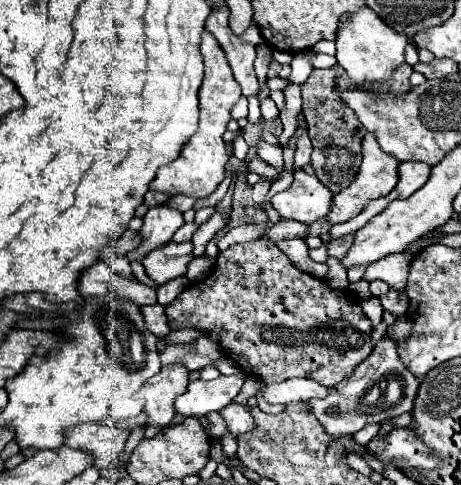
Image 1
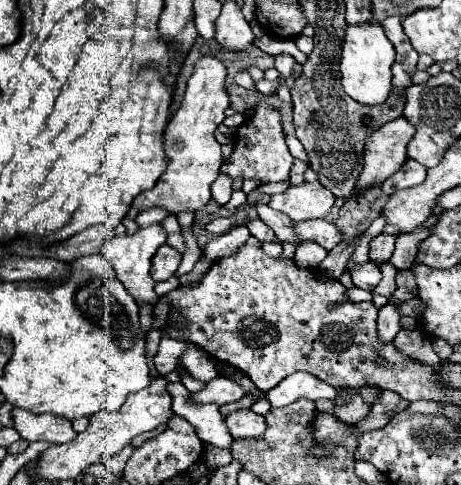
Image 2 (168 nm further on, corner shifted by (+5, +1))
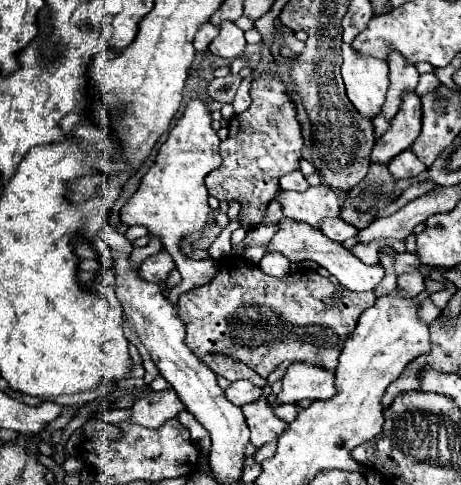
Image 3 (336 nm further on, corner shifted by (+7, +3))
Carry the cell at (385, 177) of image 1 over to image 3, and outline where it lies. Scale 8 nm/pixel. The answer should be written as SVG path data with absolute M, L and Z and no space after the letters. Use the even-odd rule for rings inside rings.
M409 92L401 98L401 108L391 120L391 128L375 142L371 162L387 164L397 152L407 150L421 132L421 98Z

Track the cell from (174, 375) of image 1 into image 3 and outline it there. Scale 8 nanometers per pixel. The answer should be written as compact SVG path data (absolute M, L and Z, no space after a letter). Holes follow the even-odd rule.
M173 388L163 392L149 392L141 396L131 408L131 422L141 424L145 428L159 428L163 422L177 418L179 412L185 410L185 404L177 398Z

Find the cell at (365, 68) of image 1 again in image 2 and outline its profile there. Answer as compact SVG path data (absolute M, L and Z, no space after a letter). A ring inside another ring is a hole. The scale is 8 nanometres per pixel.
M359 22L359 26L347 26L339 64L343 90L361 104L383 104L391 90L393 60L395 48L385 38L385 30L379 22Z

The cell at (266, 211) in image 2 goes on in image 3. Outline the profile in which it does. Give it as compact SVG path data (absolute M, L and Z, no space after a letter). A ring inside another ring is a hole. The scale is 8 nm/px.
M283 218L279 222L279 230L275 232L275 236L271 238L267 252L279 252L283 254L289 262L303 262L303 260L313 260L319 266L327 268L329 274L333 274L341 286L361 292L361 290L375 290L375 286L383 280L383 268L381 266L367 266L363 264L359 258L355 258L347 248L343 248L341 244L325 238L317 228L311 228L309 224L301 224L297 220L291 218Z

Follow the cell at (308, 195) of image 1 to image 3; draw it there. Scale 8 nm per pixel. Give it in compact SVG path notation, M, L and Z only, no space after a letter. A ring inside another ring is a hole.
M311 186L305 192L279 192L283 214L297 222L305 222L319 228L321 220L337 218L341 204L337 194L329 186Z

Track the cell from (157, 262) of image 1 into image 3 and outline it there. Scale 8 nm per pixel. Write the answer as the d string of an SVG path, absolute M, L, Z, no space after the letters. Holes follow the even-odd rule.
M161 250L153 256L149 256L141 266L139 266L139 278L145 282L153 282L159 284L163 280L167 280L169 272L175 268L173 258L167 254L167 250Z

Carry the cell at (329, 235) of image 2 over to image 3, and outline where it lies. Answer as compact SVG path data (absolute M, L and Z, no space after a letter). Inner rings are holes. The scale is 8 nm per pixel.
M329 218L329 220L323 220L321 222L321 230L323 234L329 238L329 240L335 240L335 242L343 242L347 238L353 238L357 236L357 228L353 228L351 224L347 224L345 220L341 218Z

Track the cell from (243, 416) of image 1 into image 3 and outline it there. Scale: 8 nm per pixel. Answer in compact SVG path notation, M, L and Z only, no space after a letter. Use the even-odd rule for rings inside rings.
M265 398L255 404L245 404L243 414L251 430L251 442L255 444L255 448L277 440L287 430L287 422L273 414L273 408Z

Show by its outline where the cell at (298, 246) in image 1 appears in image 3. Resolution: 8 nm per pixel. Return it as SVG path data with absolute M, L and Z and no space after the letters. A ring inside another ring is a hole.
M271 200L271 204L267 206L265 224L273 224L273 222L279 222L281 218L283 218L283 210L281 210L281 204L279 204L279 200Z

